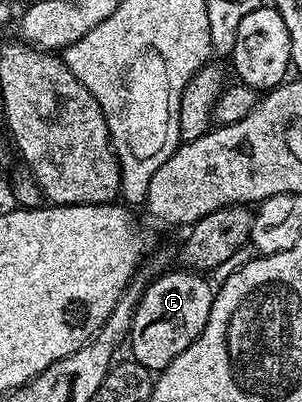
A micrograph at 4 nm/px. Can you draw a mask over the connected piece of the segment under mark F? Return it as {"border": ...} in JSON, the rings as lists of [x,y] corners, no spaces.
{"border":[[[187,268],[168,269],[149,283],[147,291],[135,305],[135,315],[131,321],[129,335],[130,357],[140,362],[152,372],[164,370],[193,340],[201,336],[213,308],[215,290],[212,283],[206,282],[204,275]]]}

